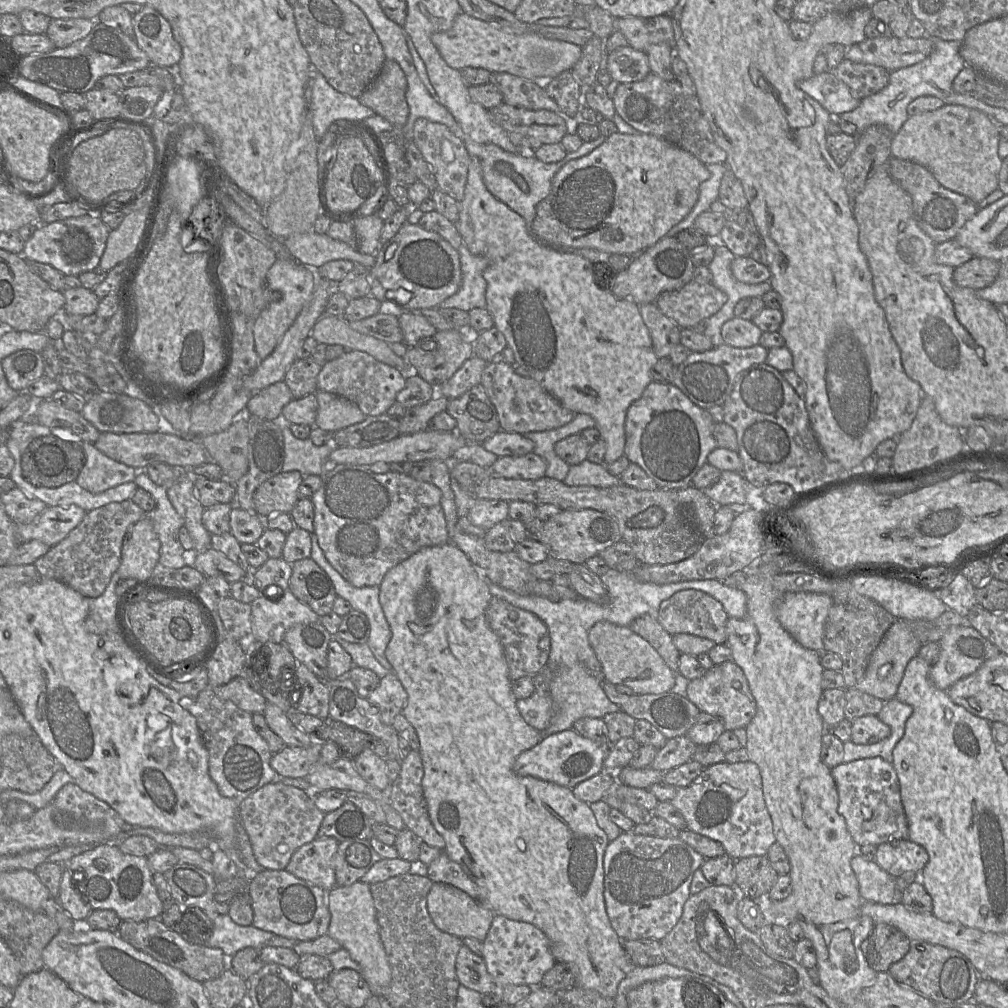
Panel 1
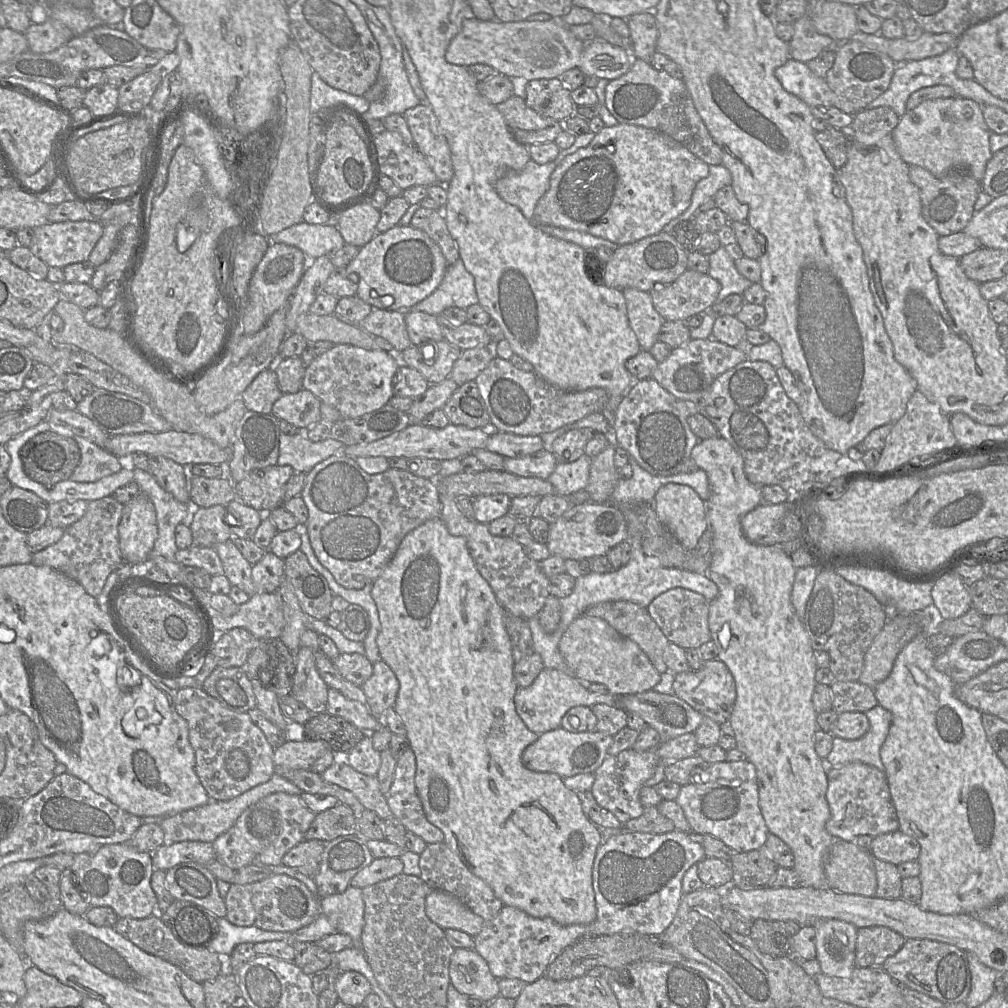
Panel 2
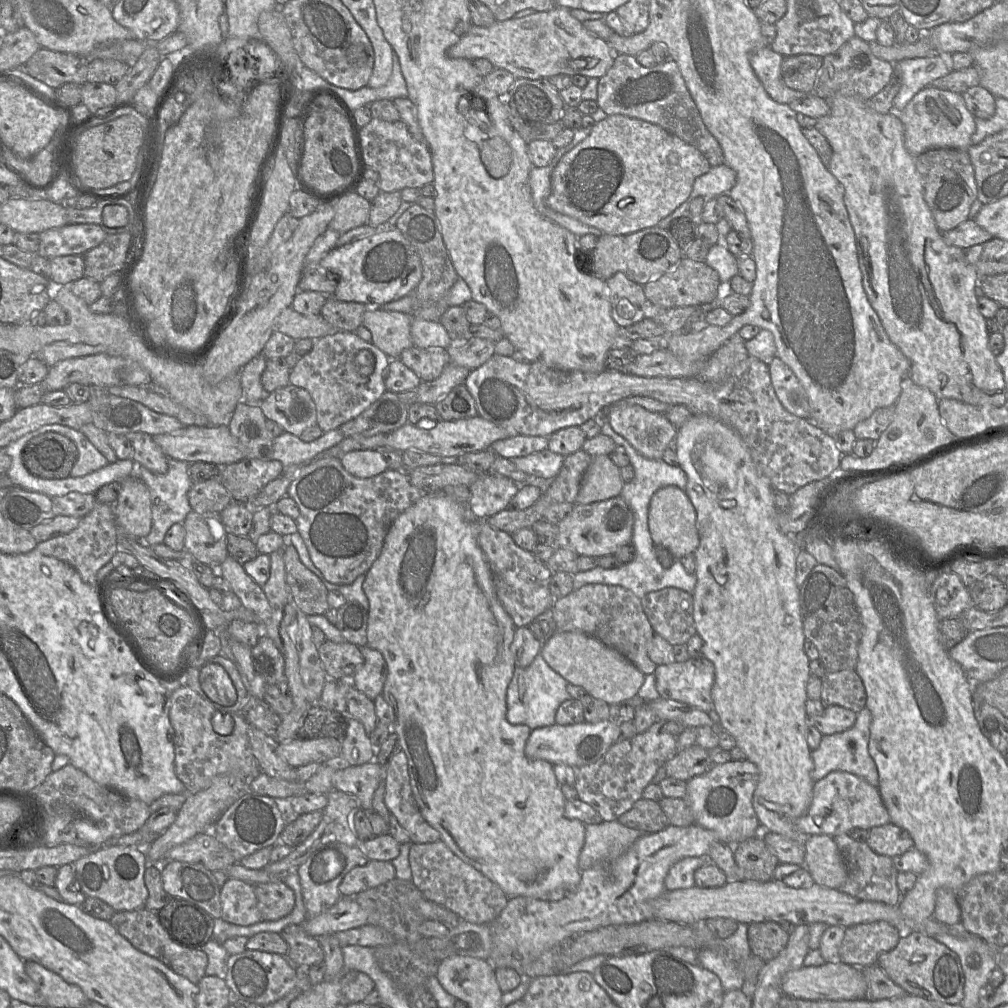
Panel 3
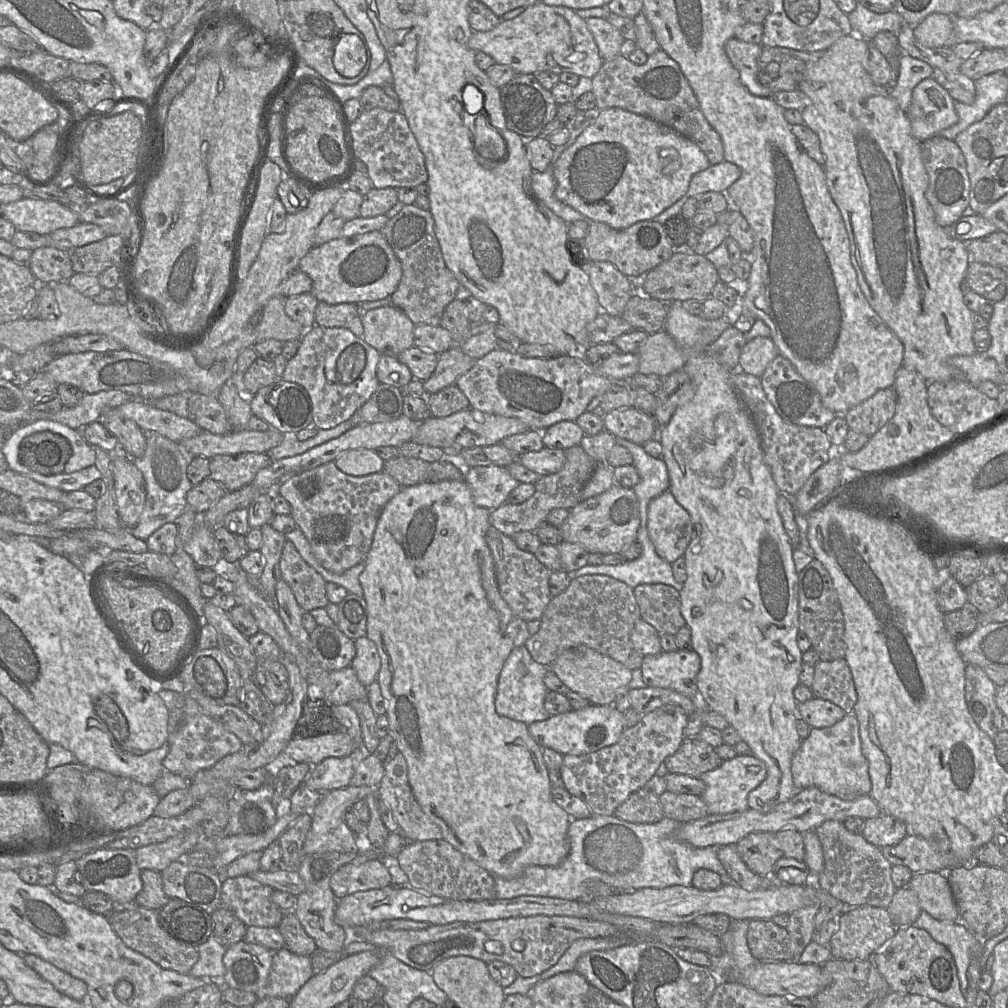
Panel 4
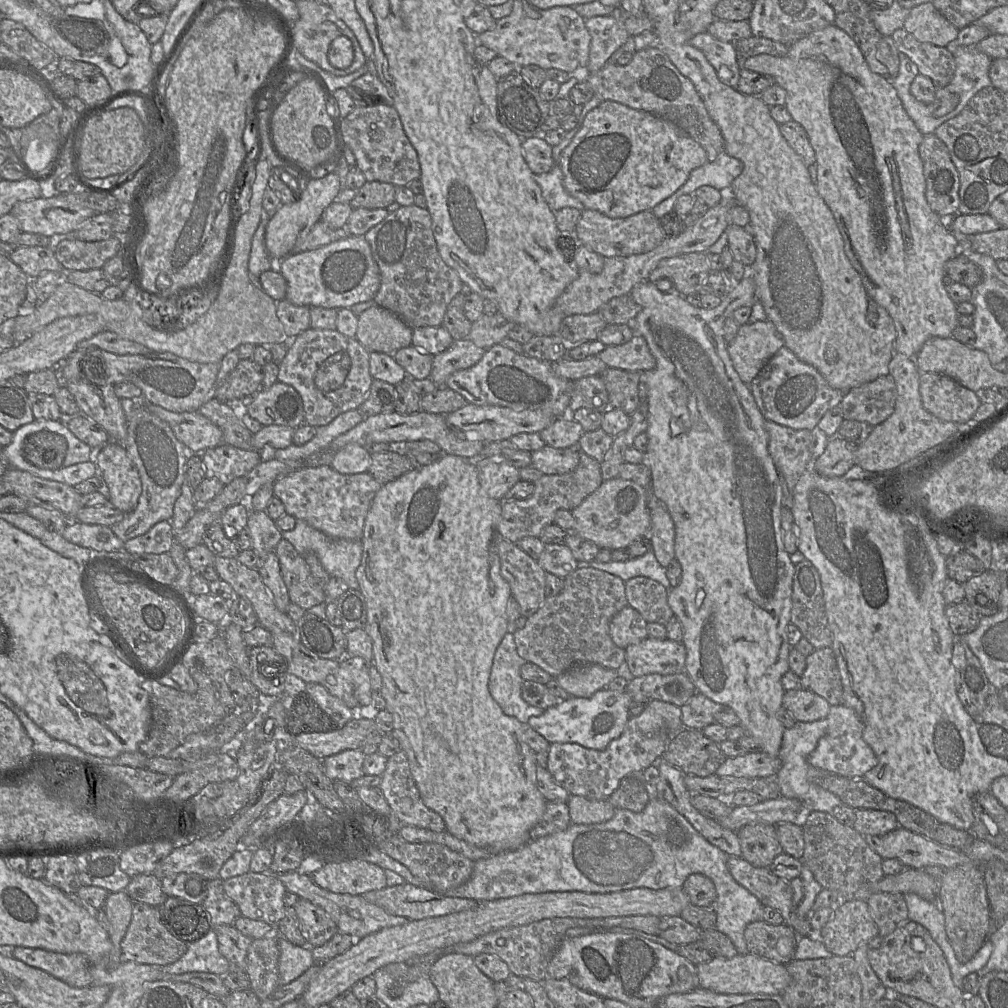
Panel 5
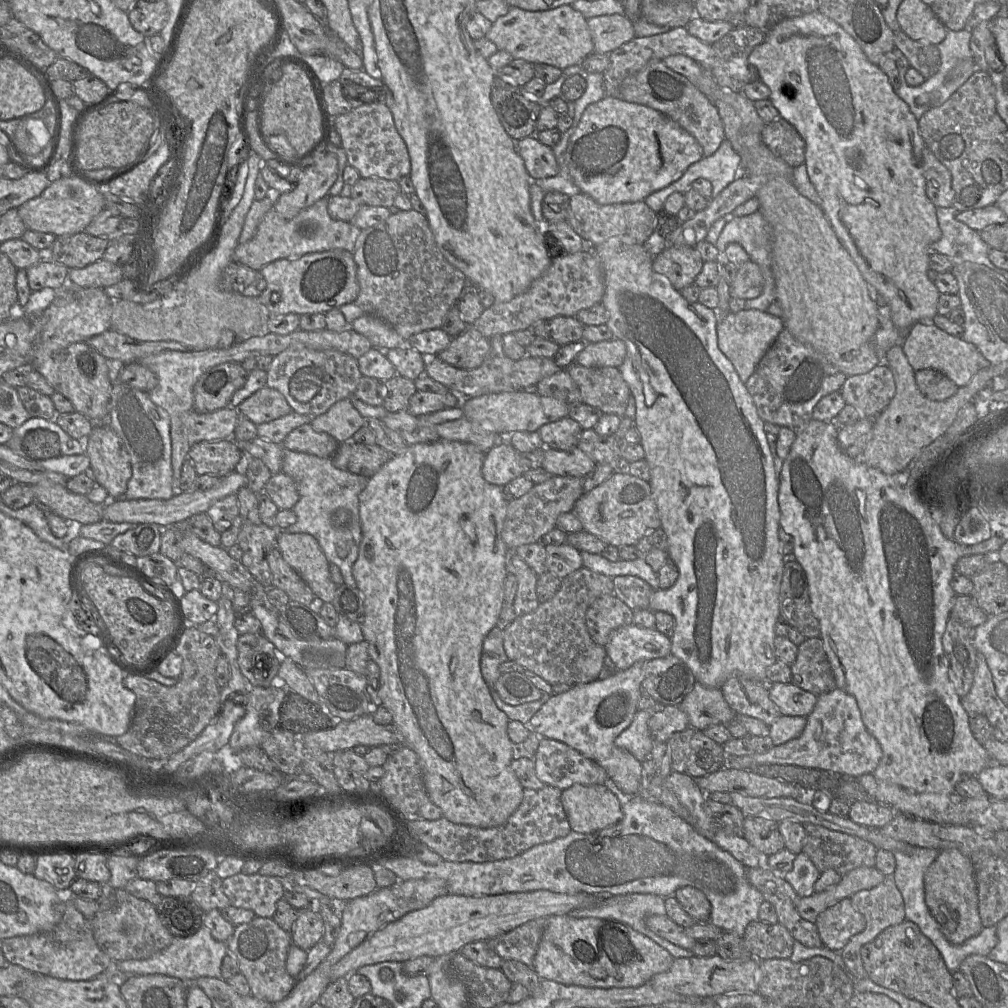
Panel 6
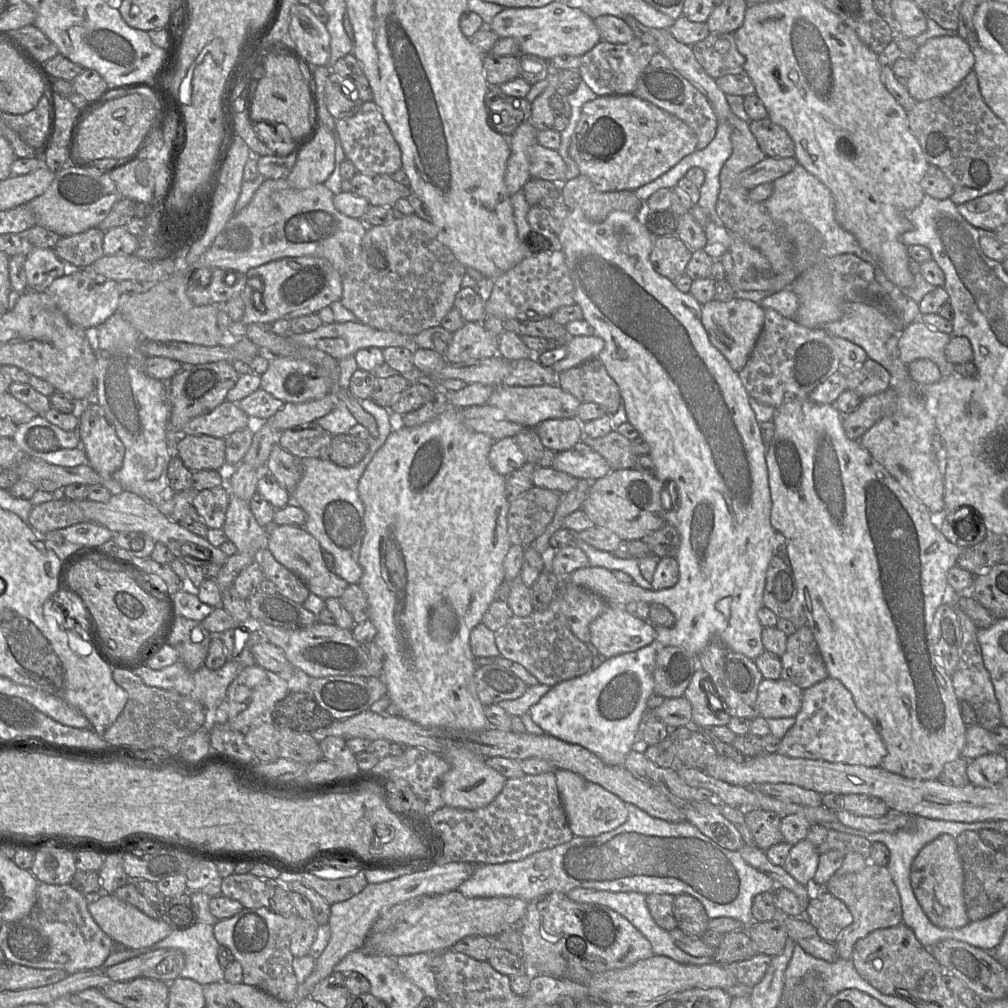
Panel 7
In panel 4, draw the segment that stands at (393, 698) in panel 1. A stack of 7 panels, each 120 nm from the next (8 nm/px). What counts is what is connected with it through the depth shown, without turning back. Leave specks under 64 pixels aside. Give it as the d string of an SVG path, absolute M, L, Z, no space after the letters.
M368 637L354 640L356 655L351 663L358 680L365 686L370 686L377 680L381 668L381 658L377 647Z

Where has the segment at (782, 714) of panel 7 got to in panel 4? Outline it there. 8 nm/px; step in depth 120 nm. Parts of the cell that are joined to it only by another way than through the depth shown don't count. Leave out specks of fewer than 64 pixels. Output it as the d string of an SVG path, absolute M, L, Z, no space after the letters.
M817 697L798 703L797 710L799 717L812 728L833 726L846 715L846 712L838 705Z

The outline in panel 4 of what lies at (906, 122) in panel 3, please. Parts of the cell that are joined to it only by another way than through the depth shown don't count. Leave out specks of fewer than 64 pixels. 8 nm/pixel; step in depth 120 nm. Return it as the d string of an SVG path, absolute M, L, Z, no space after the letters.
M929 77L918 83L905 112L912 136L923 142L956 124L958 115L954 104L951 95L935 79Z

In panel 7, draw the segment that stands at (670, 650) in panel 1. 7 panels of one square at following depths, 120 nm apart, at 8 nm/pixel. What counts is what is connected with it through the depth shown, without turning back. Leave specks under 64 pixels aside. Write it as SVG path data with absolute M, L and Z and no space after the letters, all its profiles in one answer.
M561 585L547 609L534 610L527 617L513 615L501 630L495 632L495 643L501 656L519 663L540 683L550 687L592 670L594 656L570 630Z

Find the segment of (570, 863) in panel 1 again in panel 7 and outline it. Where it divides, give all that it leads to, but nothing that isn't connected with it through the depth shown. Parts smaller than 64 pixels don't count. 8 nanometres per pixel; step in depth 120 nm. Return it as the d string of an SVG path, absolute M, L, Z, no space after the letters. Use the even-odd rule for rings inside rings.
M448 405L448 408L441 413L439 416L434 418L433 420L419 425L415 427L403 427L397 426L387 437L385 443L378 449L375 453L369 464L367 465L363 475L361 476L358 483L358 493L360 498L364 504L364 520L366 526L366 533L363 539L363 543L360 549L359 555L359 563L363 568L363 575L360 579L359 585L365 592L369 605L370 605L370 620L374 624L376 628L376 636L374 638L375 643L381 649L383 654L383 666L382 666L382 679L387 686L387 695L392 703L394 703L401 711L401 716L421 725L429 728L442 728L451 733L465 733L465 732L477 732L488 729L491 727L488 722L485 714L484 714L484 705L478 698L478 695L475 690L474 684L474 672L476 669L476 661L475 657L472 654L470 647L470 634L471 631L478 624L481 623L483 615L487 611L489 605L497 599L497 592L499 591L502 583L505 582L504 578L504 560L508 553L509 548L511 547L511 542L508 535L508 524L507 524L507 515L509 510L510 502L506 498L505 495L505 487L506 487L506 477L499 474L495 469L491 466L488 459L489 451L494 443L494 440L484 433L479 433L468 429L463 420L462 420L462 412L461 410L464 408L457 408ZM461 738L454 739L441 755L450 765L442 777L442 798L446 806L476 810L488 806L503 790L507 779L488 766L484 757L465 747Z

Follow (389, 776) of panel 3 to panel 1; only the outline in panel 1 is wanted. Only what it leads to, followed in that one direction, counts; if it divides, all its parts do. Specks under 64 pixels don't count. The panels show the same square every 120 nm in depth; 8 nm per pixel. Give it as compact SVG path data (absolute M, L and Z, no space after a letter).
M411 750L403 758L400 772L387 791L387 797L406 827L424 843L444 852L445 840L434 828L423 796L423 765L419 751Z

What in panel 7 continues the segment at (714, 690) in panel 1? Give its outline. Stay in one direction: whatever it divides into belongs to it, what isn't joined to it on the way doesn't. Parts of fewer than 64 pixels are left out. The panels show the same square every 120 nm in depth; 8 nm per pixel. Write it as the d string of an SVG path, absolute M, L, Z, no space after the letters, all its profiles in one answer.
M608 604L589 627L590 642L606 659L634 652L656 642L655 626L630 615L622 606Z

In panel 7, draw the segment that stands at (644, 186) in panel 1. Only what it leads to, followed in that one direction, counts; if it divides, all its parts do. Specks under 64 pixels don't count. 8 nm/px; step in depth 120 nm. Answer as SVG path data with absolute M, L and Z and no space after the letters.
M634 94L598 96L586 102L569 145L569 155L577 164L580 174L586 176L601 192L635 191L696 150L697 136L685 122Z

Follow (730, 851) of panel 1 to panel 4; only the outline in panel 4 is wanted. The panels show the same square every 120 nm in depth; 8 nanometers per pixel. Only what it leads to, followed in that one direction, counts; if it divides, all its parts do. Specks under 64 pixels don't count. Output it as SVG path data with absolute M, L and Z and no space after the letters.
M737 755L730 760L724 760L714 770L702 774L705 791L700 796L705 802L709 814L728 814L749 809L748 794L760 785L766 778L767 769L763 761L753 755Z

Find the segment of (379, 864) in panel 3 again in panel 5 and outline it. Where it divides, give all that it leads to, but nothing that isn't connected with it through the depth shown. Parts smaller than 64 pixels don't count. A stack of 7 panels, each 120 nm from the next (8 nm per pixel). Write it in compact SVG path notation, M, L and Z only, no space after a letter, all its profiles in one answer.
M353 854L324 864L311 878L321 888L340 894L362 895L387 886L383 868Z

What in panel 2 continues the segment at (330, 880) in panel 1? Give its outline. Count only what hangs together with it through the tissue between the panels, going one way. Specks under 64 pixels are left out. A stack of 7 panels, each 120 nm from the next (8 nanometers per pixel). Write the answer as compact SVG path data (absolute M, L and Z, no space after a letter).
M304 840L283 856L281 864L313 878L319 869L325 843L322 840Z

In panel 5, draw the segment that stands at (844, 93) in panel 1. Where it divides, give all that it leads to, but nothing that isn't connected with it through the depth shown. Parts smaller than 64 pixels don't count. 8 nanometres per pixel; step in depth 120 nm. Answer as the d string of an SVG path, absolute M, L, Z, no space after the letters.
M707 32L696 34L691 38L690 43L703 52L716 70L718 78L724 84L736 89L740 68L733 44L720 41Z

